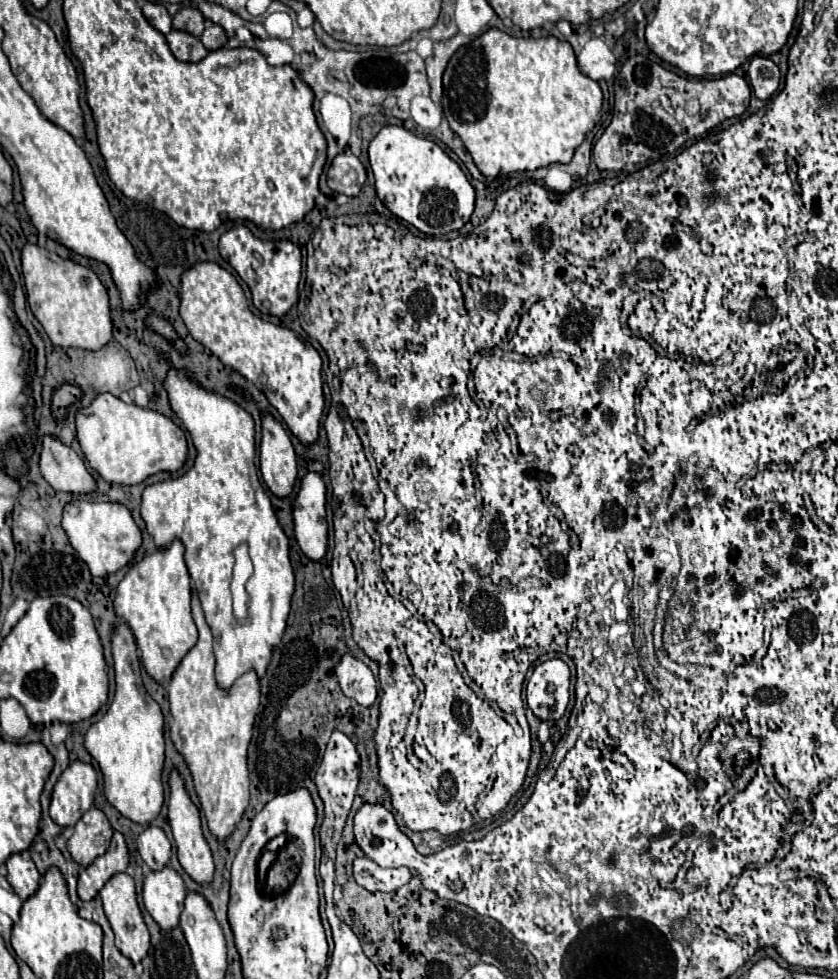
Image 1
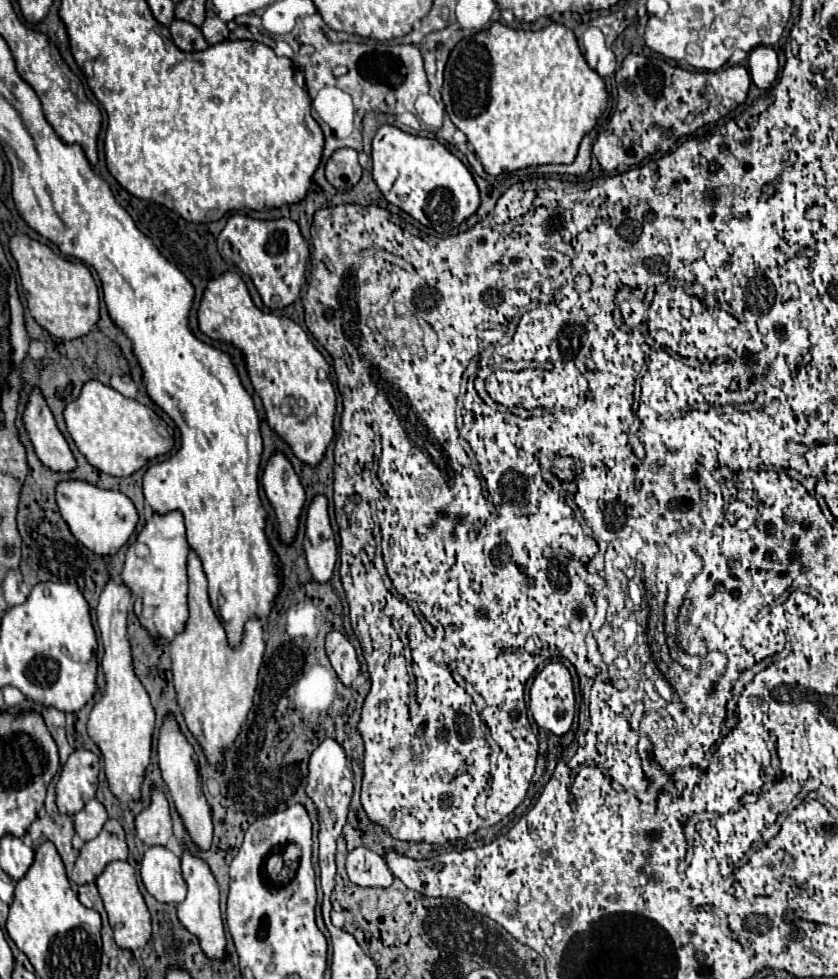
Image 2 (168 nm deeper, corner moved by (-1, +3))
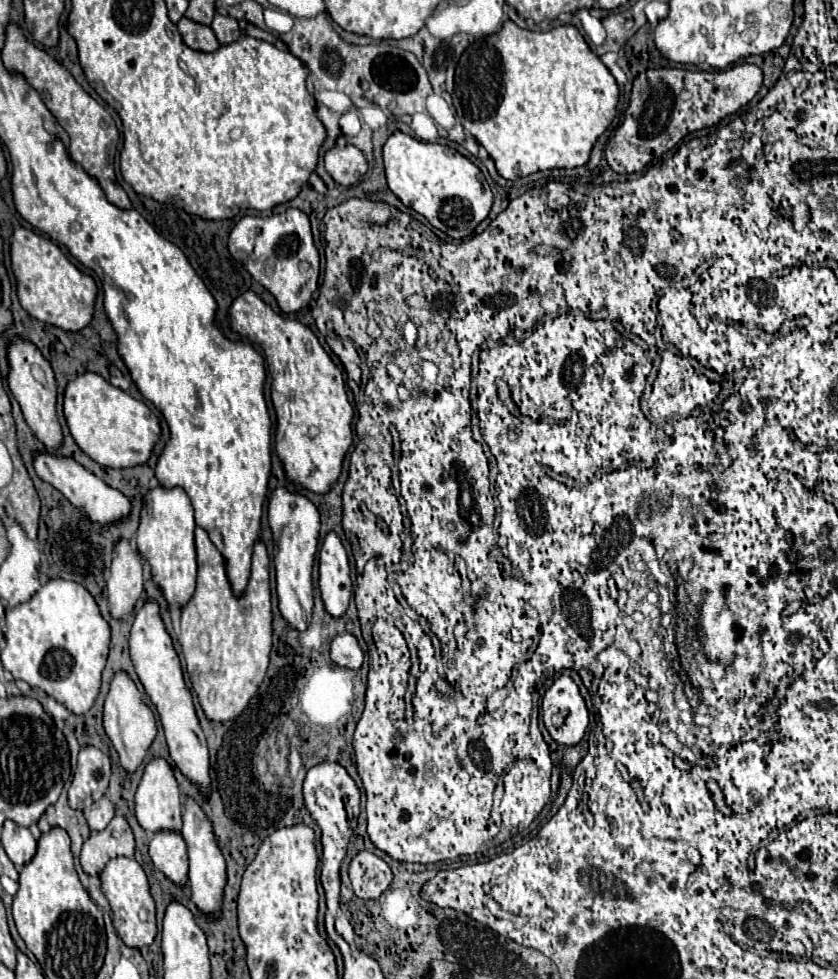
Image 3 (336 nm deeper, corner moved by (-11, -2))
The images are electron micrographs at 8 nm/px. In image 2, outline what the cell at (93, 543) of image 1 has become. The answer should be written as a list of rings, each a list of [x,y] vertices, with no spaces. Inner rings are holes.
[[[64,480],[56,486],[56,502],[72,534],[94,554],[114,554],[134,532],[138,512],[128,496],[116,490],[104,490],[84,480]]]

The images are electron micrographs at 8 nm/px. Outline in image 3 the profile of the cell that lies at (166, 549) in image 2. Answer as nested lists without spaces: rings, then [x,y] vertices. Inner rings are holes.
[[[156,487],[144,497],[138,529],[138,555],[150,565],[152,579],[160,587],[168,609],[184,609],[196,589],[196,549],[194,549],[194,509],[180,489]]]

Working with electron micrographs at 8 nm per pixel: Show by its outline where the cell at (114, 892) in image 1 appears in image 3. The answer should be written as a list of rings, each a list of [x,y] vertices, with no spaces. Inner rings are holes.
[[[128,857],[110,859],[108,865],[104,867],[104,871],[100,873],[100,881],[102,881],[102,891],[104,891],[104,895],[106,895],[106,899],[110,901],[110,907],[112,907],[112,923],[118,931],[118,937],[128,947],[136,947],[136,949],[152,945],[152,941],[158,933],[156,903],[150,895],[146,873],[136,863],[136,859],[128,859]]]

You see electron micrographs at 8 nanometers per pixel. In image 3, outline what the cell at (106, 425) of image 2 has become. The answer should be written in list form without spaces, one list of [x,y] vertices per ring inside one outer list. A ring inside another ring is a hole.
[[[84,373],[68,383],[64,393],[64,417],[78,447],[98,465],[110,469],[144,465],[162,435],[158,417],[142,401],[110,385],[96,373]]]

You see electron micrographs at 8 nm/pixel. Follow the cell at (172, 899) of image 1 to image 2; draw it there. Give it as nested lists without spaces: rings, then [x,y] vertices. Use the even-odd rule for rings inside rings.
[[[166,846],[146,848],[140,876],[146,890],[158,902],[180,904],[186,896],[186,882],[180,870],[180,858]]]

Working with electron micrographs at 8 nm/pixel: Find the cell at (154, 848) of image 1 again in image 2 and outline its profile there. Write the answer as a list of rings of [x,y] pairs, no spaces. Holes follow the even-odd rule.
[[[152,786],[150,804],[136,816],[136,834],[148,846],[166,846],[172,838],[170,808],[156,786]]]

